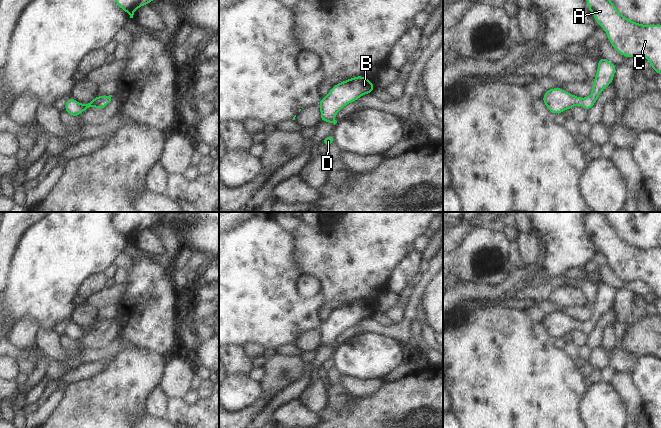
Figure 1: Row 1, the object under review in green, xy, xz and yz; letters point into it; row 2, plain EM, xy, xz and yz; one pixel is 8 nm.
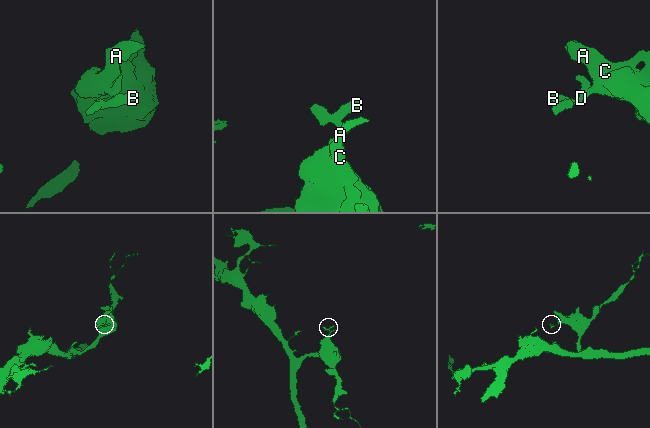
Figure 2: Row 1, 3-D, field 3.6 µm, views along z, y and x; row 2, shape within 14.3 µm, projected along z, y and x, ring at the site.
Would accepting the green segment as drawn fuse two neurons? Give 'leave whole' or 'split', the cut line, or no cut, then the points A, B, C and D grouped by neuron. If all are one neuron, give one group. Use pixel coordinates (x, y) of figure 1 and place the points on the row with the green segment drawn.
leave whole; cut none; groups A B C D

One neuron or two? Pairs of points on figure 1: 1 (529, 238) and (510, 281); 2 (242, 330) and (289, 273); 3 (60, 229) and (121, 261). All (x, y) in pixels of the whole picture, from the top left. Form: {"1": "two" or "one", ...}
{"1": "two", "2": "one", "3": "two"}

